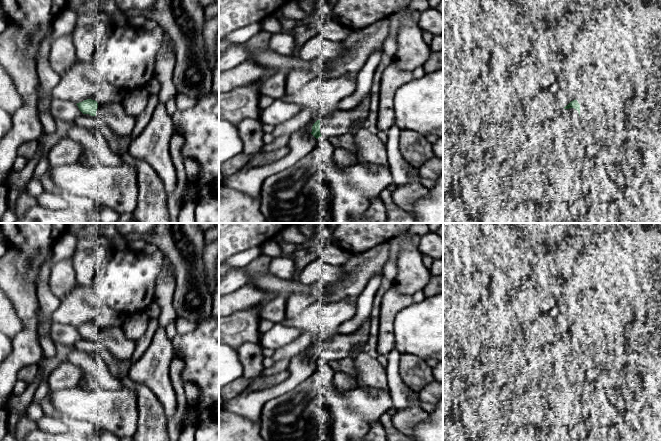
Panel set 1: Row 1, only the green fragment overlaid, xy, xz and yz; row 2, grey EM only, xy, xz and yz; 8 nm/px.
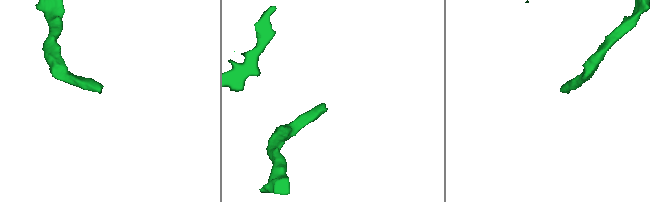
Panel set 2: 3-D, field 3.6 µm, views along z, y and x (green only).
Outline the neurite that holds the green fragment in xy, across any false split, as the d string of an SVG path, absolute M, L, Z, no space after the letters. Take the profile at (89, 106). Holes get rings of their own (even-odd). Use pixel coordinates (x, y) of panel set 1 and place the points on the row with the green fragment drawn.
M87 99L76 105L83 114L96 116L118 136L130 136L137 122L137 117L127 114L119 102L99 105Z

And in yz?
M575 99L564 107L562 113L563 116L578 120L580 116L580 104Z

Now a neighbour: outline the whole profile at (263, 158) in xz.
M288 145L271 152L260 152L255 154L247 165L251 168L264 166L285 157L289 152L290 148Z

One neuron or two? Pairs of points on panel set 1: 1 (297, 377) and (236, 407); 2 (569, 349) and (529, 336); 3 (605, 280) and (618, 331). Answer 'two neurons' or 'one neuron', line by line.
1: one neuron
2: two neurons
3: one neuron

